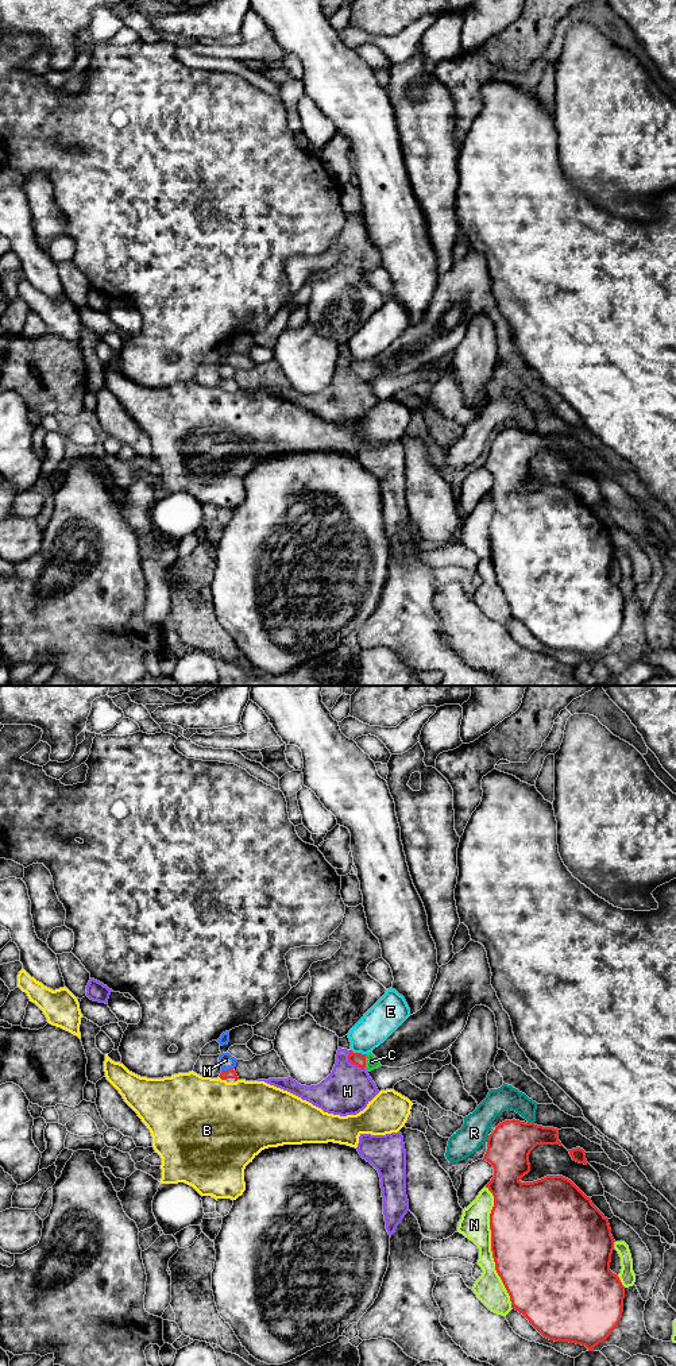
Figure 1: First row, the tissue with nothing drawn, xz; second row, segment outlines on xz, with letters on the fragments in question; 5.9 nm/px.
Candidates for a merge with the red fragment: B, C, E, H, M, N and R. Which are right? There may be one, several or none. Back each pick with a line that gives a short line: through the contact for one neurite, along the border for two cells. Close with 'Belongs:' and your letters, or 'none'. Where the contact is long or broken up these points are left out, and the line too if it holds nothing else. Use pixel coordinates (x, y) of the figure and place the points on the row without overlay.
C: Line: xz (356, 367), (364, 370), (371, 370)
Belongs: C

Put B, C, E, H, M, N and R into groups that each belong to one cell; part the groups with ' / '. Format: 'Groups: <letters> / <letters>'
Groups: B / C / E / H / M / N / R

